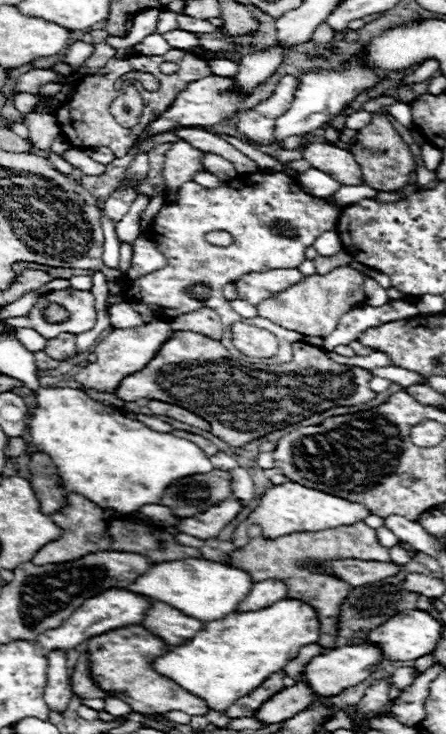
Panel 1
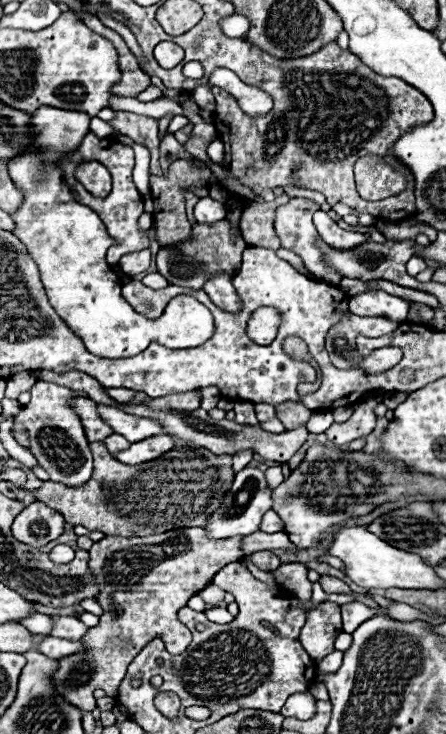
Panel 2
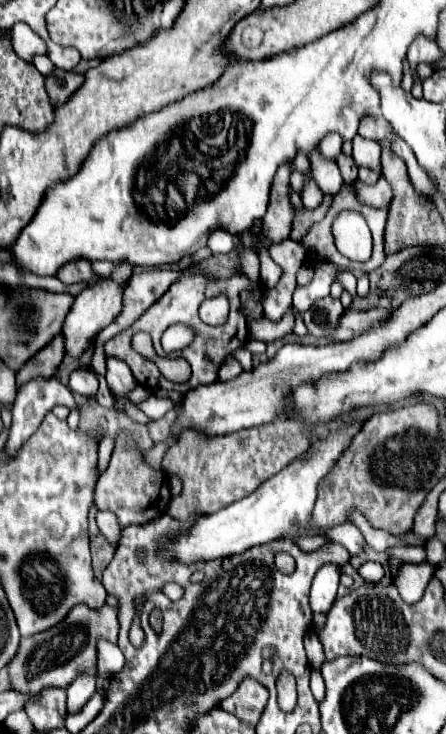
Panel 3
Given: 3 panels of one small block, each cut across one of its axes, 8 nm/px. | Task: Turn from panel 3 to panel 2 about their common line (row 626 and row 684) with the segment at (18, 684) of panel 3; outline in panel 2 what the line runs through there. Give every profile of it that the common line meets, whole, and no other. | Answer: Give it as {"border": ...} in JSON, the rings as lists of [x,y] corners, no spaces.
{"border":[[[178,528],[142,538],[106,536],[94,542],[88,568],[98,586],[96,600],[104,614],[98,626],[82,636],[84,650],[58,660],[58,670],[52,674],[56,694],[78,710],[92,712],[96,708],[92,692],[102,688],[108,696],[116,696],[128,664],[152,638],[162,638],[170,654],[184,652],[192,642],[192,632],[178,620],[178,610],[194,594],[212,584],[220,568],[244,556],[242,536],[212,540],[204,528]]]}

